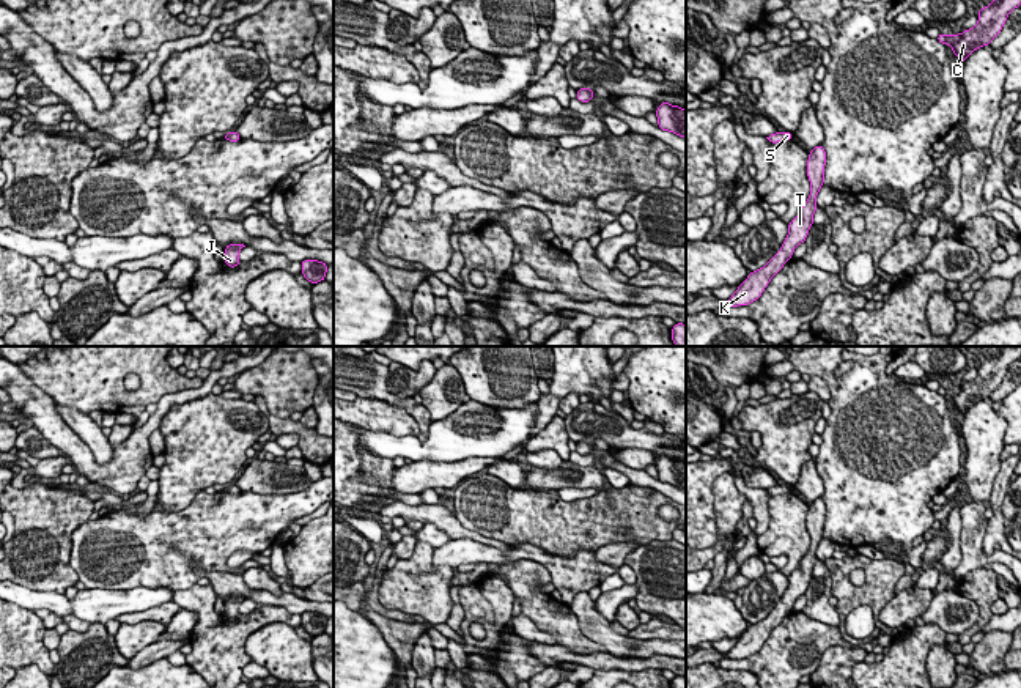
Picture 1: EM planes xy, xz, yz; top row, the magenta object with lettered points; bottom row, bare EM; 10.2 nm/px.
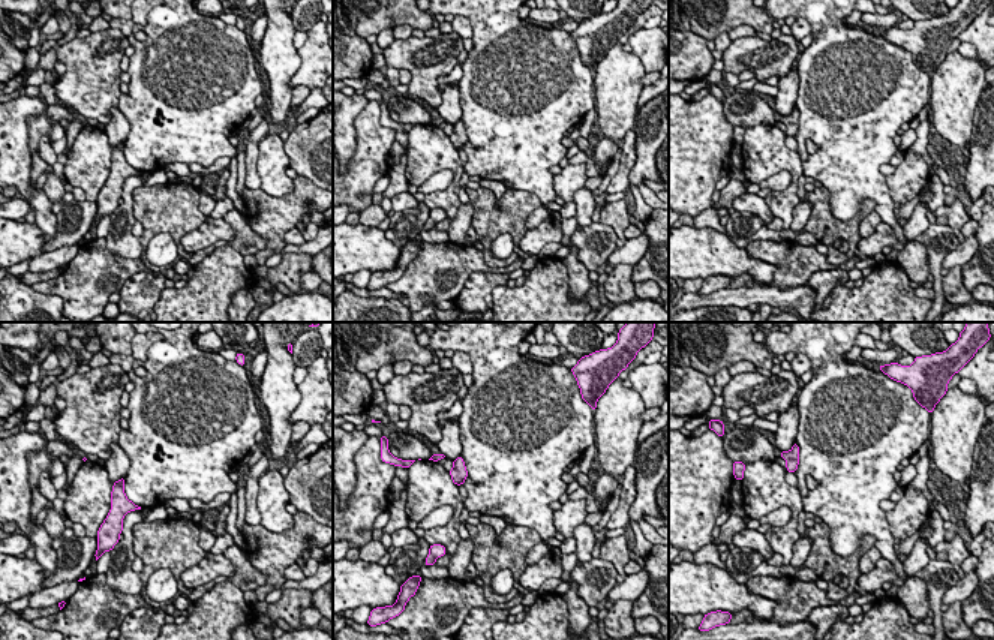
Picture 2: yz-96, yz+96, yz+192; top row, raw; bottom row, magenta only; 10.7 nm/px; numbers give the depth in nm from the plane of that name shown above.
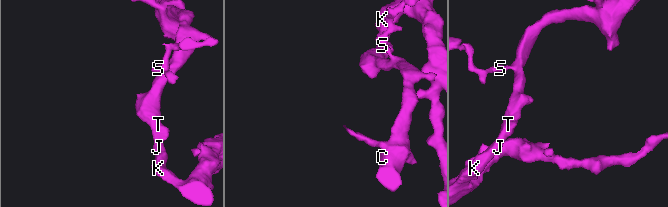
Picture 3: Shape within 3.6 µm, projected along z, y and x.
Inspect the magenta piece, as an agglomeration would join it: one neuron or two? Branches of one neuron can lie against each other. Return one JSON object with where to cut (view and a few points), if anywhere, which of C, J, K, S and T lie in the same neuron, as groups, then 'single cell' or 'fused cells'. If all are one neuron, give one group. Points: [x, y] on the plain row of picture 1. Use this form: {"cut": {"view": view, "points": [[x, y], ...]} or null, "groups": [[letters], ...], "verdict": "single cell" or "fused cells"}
{"cut": null, "groups": [["C", "J", "K", "S", "T"]], "verdict": "single cell"}

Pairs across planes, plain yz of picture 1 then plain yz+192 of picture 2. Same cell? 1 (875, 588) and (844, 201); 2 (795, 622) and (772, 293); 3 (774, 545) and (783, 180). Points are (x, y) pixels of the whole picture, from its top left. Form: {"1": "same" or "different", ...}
{"1": "different", "2": "different", "3": "different"}

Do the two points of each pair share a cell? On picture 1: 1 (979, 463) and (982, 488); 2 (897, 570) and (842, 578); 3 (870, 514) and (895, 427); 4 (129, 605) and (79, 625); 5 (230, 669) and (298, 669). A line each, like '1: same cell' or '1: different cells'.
1: same cell
2: same cell
3: same cell
4: different cells
5: different cells

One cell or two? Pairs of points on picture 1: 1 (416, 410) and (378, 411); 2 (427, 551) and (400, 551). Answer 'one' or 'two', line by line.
1: two
2: two

